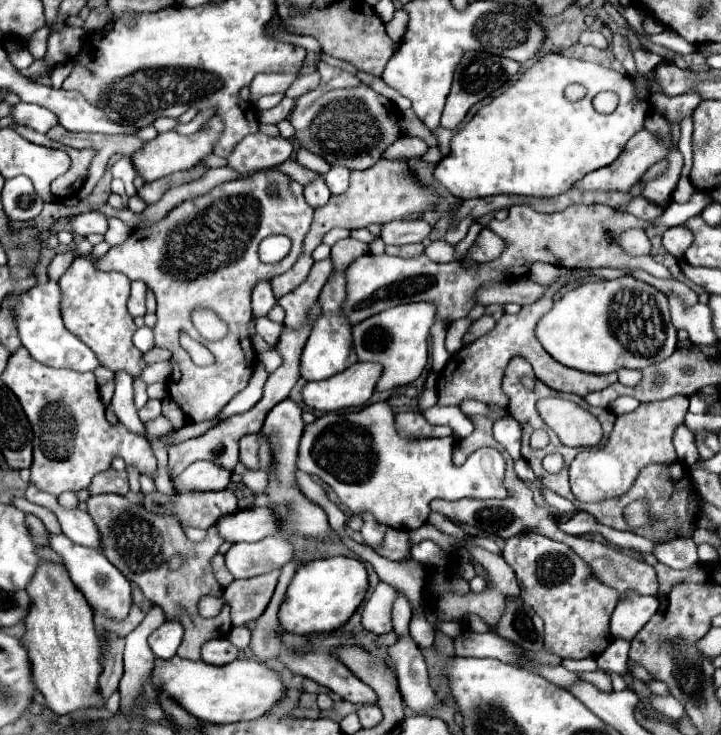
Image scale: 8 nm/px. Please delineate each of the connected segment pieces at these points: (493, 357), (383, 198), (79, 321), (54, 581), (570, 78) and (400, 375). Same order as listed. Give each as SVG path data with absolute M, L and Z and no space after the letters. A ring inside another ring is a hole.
M555 284L547 286L543 296L521 308L519 314L503 314L501 320L495 324L495 328L491 332L487 332L485 336L477 338L473 344L463 346L459 352L455 352L447 366L443 368L443 372L439 374L437 380L437 396L439 396L439 404L453 404L457 406L461 400L473 398L485 404L499 404L499 406L507 406L507 396L501 392L501 378L505 372L505 366L509 364L509 360L513 356L521 356L525 358L533 370L535 376L545 382L549 388L553 390L561 390L561 392L571 392L577 396L587 396L591 392L603 390L607 386L611 386L615 382L615 374L607 374L607 376L595 376L595 374L585 374L579 370L571 370L571 368L563 368L561 364L555 364L555 360L551 360L551 356L547 356L547 352L543 350L543 346L535 340L535 324L539 320L539 316L543 316L543 312L547 312L553 304L553 296L555 296L557 288Z
M377 160L371 168L361 170L361 172L351 172L351 182L349 188L341 194L341 196L331 196L329 202L325 206L315 208L313 214L313 222L311 222L311 230L307 232L303 243L303 256L295 262L295 266L291 270L287 270L281 276L275 276L271 280L273 286L273 294L275 298L281 298L283 294L295 290L305 278L307 272L311 270L313 258L311 252L321 244L323 236L331 230L331 228L367 228L369 224L385 224L391 222L395 218L403 218L407 214L423 214L431 204L437 202L437 196L429 190L423 188L415 182L413 174L407 170L407 162L401 160Z
M75 258L69 270L59 280L61 288L61 316L65 328L83 340L99 358L99 362L117 372L127 370L133 378L141 374L145 368L141 364L141 352L133 346L131 336L137 330L133 324L131 314L127 312L127 298L129 298L129 280L123 274L103 272L93 262Z
M41 562L27 584L31 598L25 616L25 636L21 638L29 652L33 680L45 702L59 716L79 708L103 708L105 700L97 692L97 678L103 666L99 664L99 640L93 626L93 612L85 596L75 588L67 570L55 562Z
M543 54L521 72L515 82L509 84L503 94L495 96L491 104L483 106L461 130L451 138L449 154L437 164L433 178L445 186L457 198L485 198L493 194L525 194L525 196L557 196L571 188L573 180L583 178L591 170L599 170L611 164L627 140L643 130L643 120L647 118L651 106L649 100L639 100L633 92L629 76L621 76L611 68L601 64L583 62L577 58L567 58L561 54ZM583 84L587 94L579 102L569 102L563 96L565 86ZM611 90L619 96L619 106L611 114L599 114L591 100L595 94Z
M431 302L401 304L395 308L387 308L385 312L379 312L369 320L363 320L353 326L353 348L359 362L377 362L383 366L381 378L375 386L377 392L393 390L419 378L427 364L427 338L433 324L433 314L435 308Z

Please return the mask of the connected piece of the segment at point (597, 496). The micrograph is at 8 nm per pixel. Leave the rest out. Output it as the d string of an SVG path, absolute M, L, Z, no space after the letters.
M673 396L671 400L641 404L637 410L617 416L615 428L601 450L583 450L569 466L571 490L581 502L599 502L603 498L619 496L631 488L641 468L649 464L673 464L677 462L673 448L673 434L689 408L687 396Z

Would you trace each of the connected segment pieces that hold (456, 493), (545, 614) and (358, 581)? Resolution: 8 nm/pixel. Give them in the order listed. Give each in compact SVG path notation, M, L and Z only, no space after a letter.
M389 402L371 404L359 412L323 414L305 426L297 466L299 470L321 478L333 488L341 504L355 516L373 514L377 522L415 530L427 522L429 502L433 498L507 498L503 486L505 460L495 448L475 450L463 466L453 464L455 438L417 438L407 440L397 432L395 410Z
M523 532L509 538L501 554L517 574L521 600L545 622L543 646L547 652L559 658L597 658L607 648L611 642L609 618L619 596L613 588L599 584L567 544L535 532Z
M335 556L301 564L285 592L277 618L285 632L299 636L339 630L363 602L367 586L367 570L357 558Z

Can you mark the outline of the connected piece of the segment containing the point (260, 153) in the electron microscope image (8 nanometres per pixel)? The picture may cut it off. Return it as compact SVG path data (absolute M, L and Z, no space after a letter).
M255 132L245 136L227 160L229 166L237 172L251 172L281 164L289 160L291 154L293 154L291 140L283 136L267 136L263 132Z

